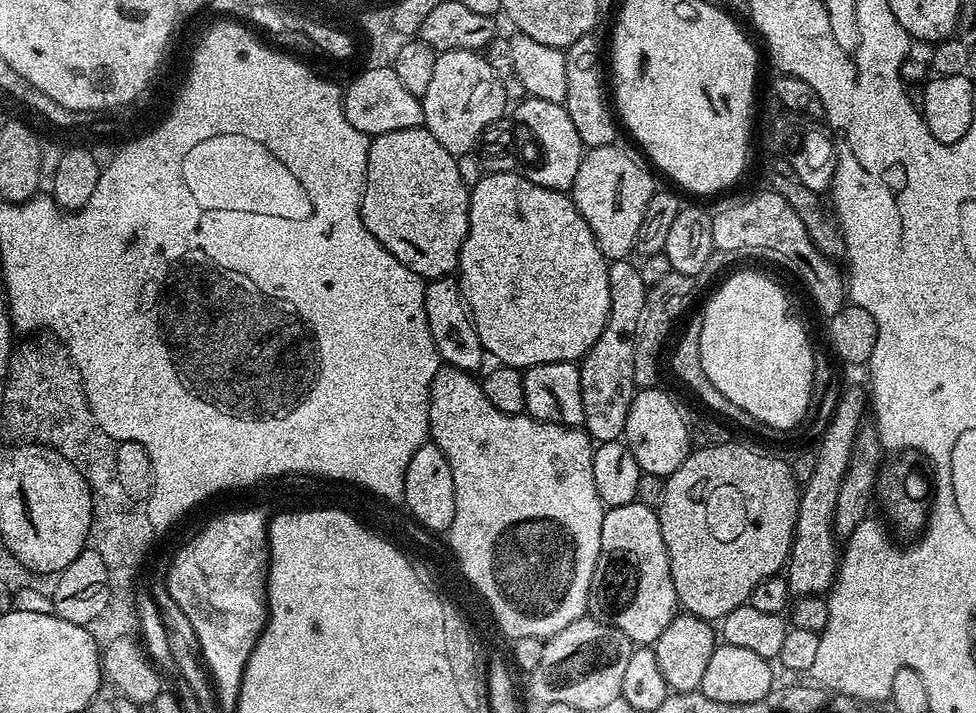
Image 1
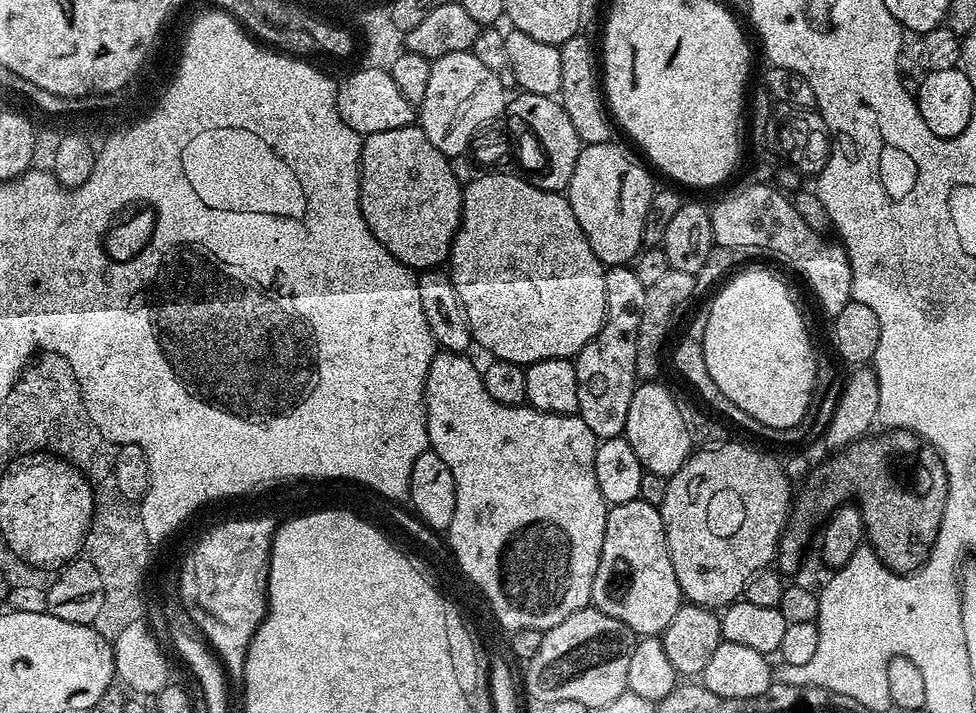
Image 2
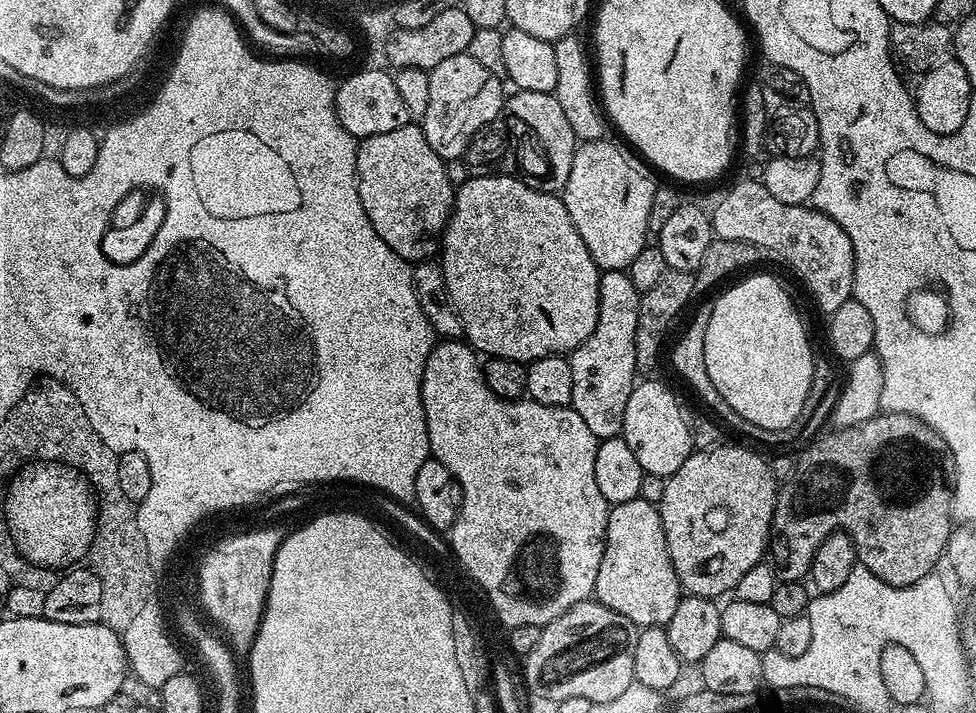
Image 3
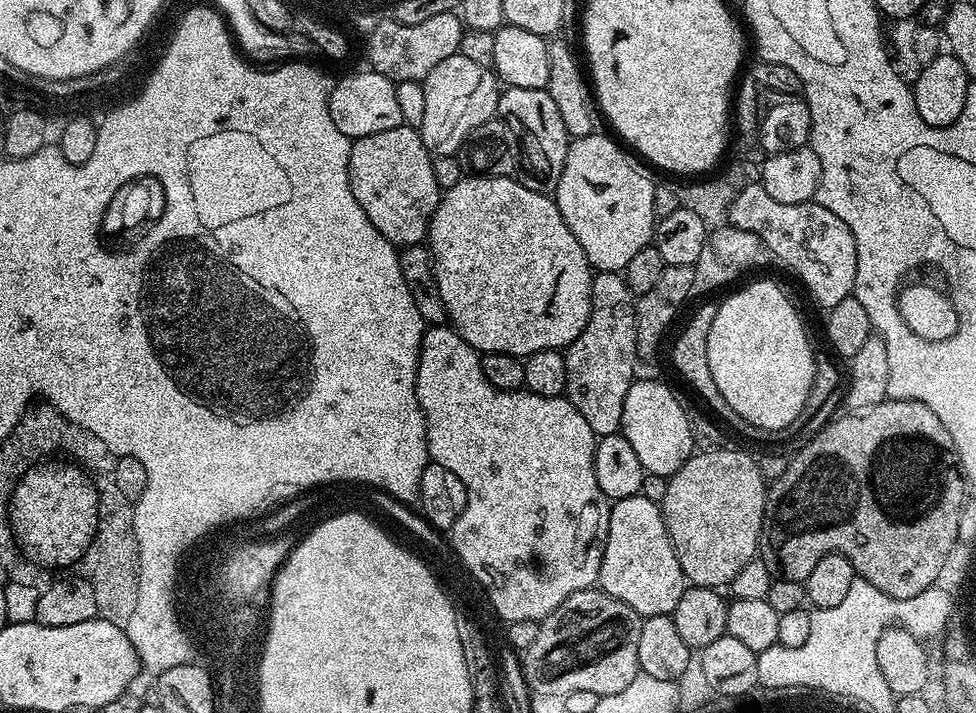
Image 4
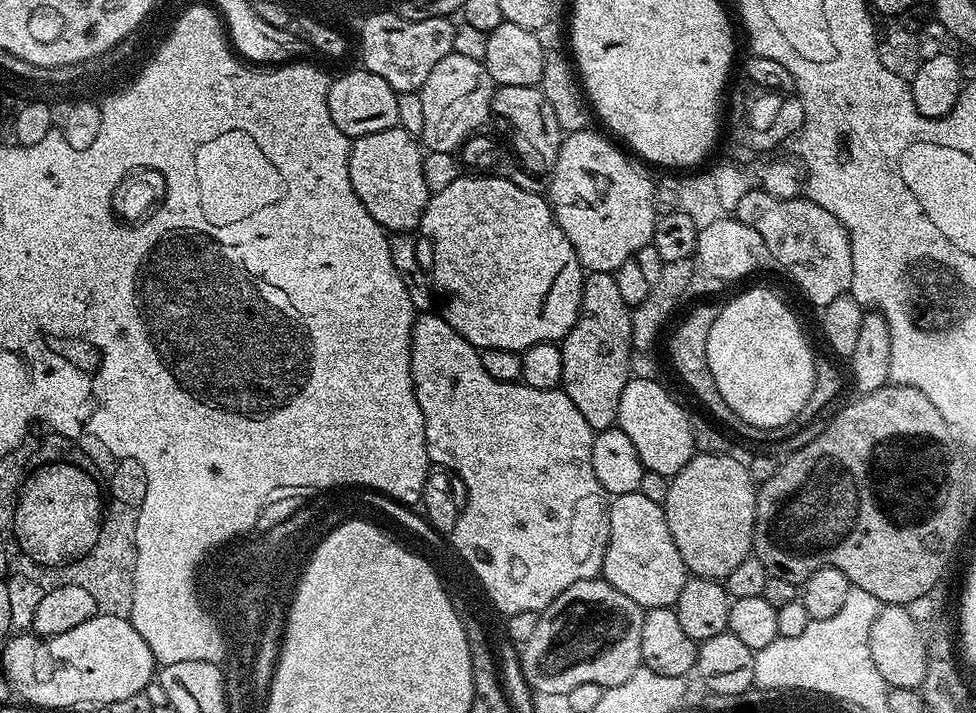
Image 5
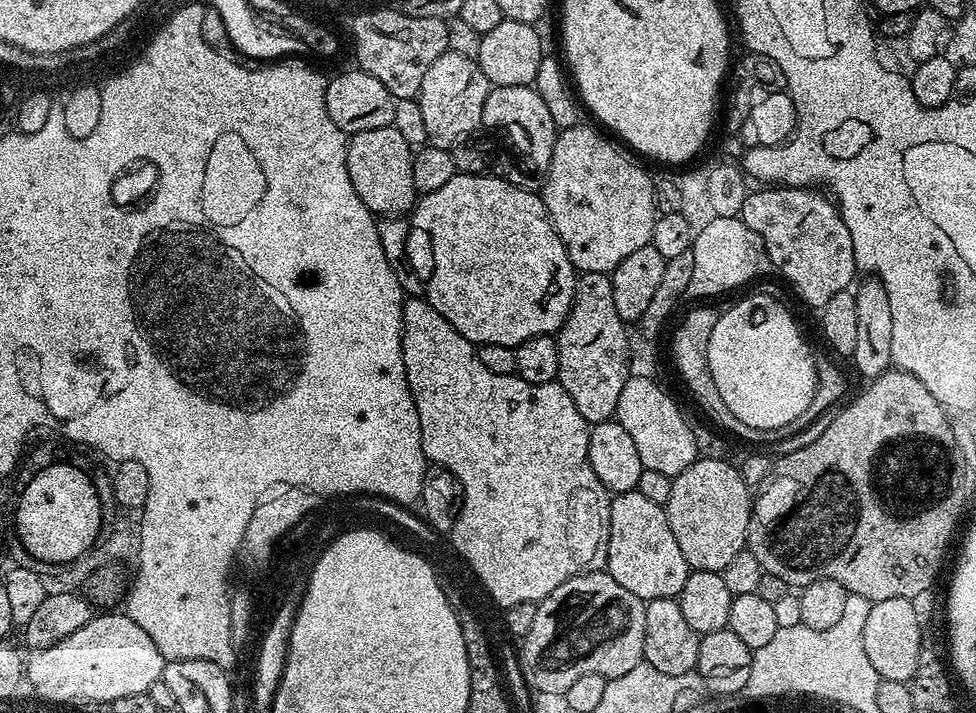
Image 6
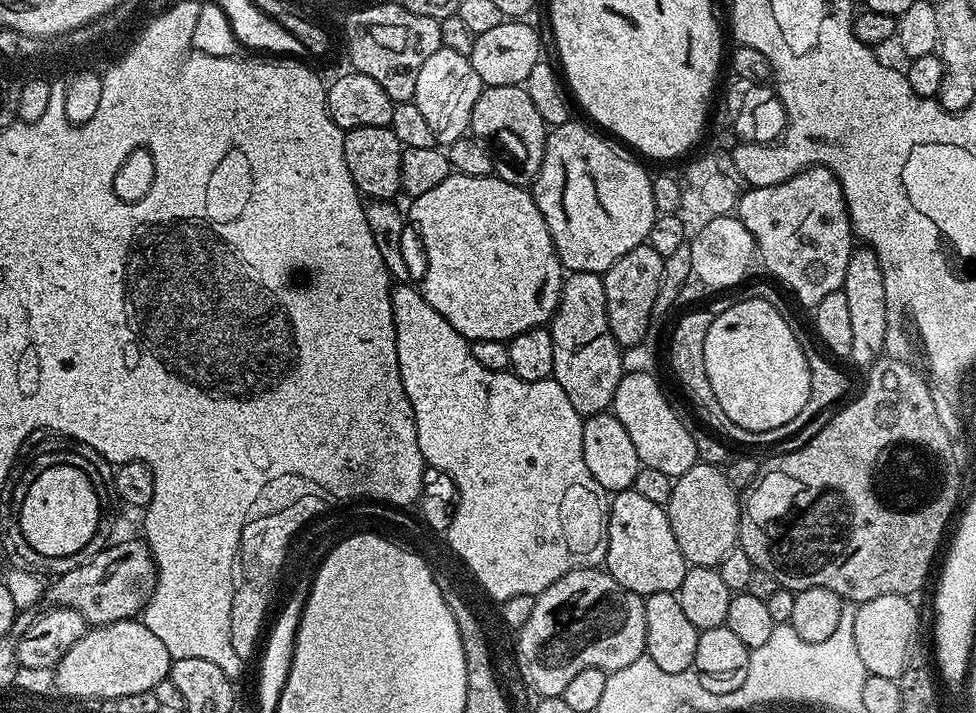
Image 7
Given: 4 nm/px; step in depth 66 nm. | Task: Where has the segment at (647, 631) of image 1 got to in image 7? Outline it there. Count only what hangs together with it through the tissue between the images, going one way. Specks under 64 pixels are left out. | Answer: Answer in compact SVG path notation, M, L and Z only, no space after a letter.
M634 490L617 492L611 497L604 564L606 571L626 590L634 590L634 594L643 597L677 592L690 567L682 550L678 550L678 538L670 530L665 505L649 502Z

